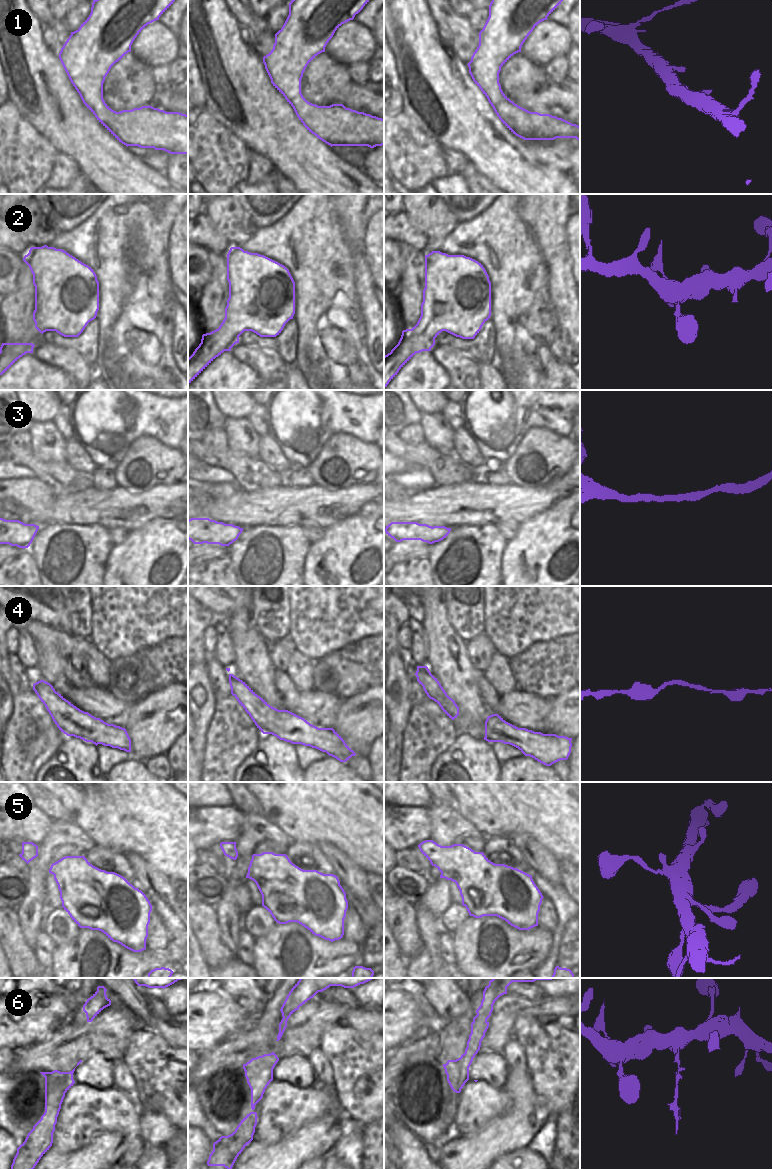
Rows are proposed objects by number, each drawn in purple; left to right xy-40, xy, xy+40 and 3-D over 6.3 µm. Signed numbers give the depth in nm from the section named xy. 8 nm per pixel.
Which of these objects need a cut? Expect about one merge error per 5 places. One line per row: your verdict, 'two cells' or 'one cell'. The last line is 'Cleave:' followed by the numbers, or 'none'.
1: one cell
2: one cell
3: one cell
4: one cell
5: one cell
6: two cells
Cleave: 6

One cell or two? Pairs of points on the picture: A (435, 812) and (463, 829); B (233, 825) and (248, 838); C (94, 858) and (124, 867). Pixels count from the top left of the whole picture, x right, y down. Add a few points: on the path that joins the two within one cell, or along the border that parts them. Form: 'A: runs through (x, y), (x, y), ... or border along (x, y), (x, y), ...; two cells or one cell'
A: runs through (442, 816), (456, 826); one cell
B: border along (244, 814), (242, 832), (235, 841); two cells
C: runs through (101, 858), (108, 857), (117, 862); one cell

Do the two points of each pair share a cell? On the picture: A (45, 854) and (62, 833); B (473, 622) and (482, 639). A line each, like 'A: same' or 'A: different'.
A: same
B: different

